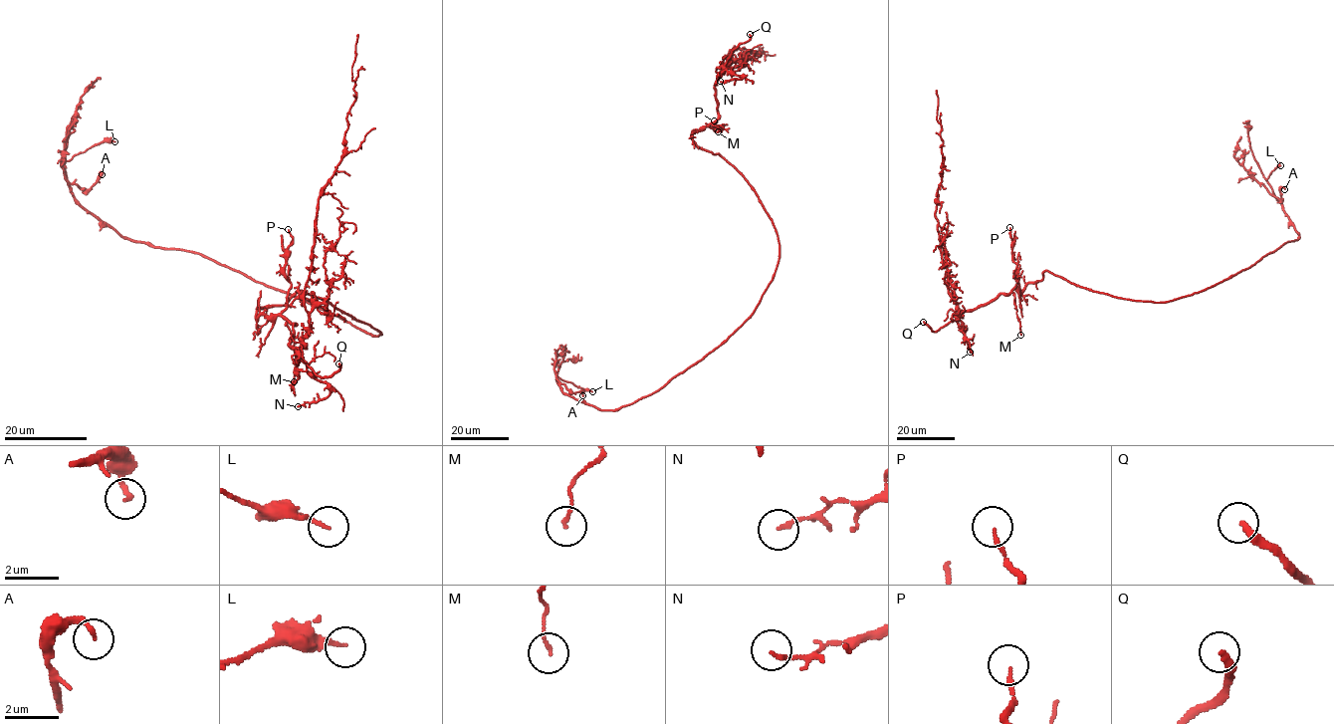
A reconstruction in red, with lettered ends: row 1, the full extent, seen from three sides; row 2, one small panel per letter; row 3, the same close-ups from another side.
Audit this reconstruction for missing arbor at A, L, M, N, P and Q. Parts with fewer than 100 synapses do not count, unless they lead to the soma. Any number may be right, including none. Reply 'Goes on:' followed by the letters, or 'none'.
Goes on: Q

